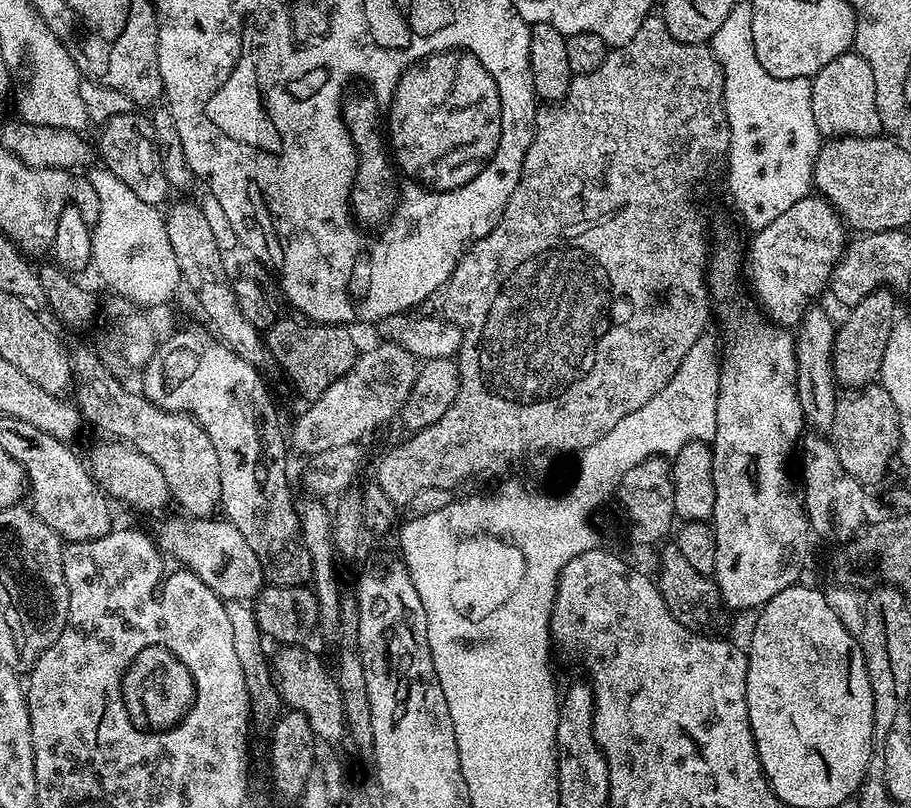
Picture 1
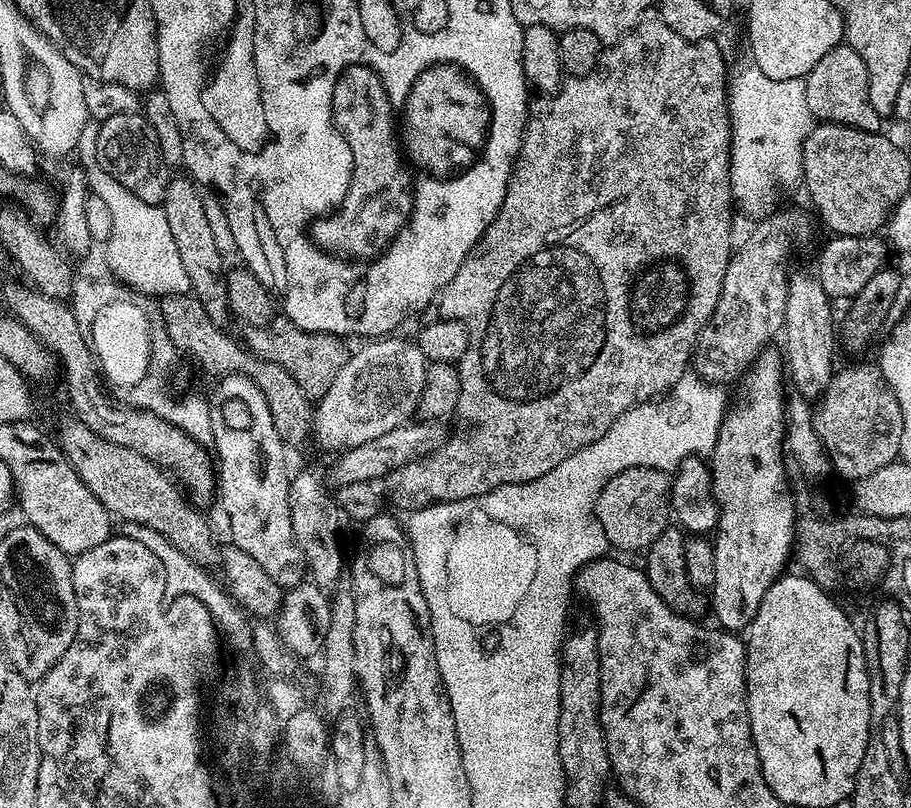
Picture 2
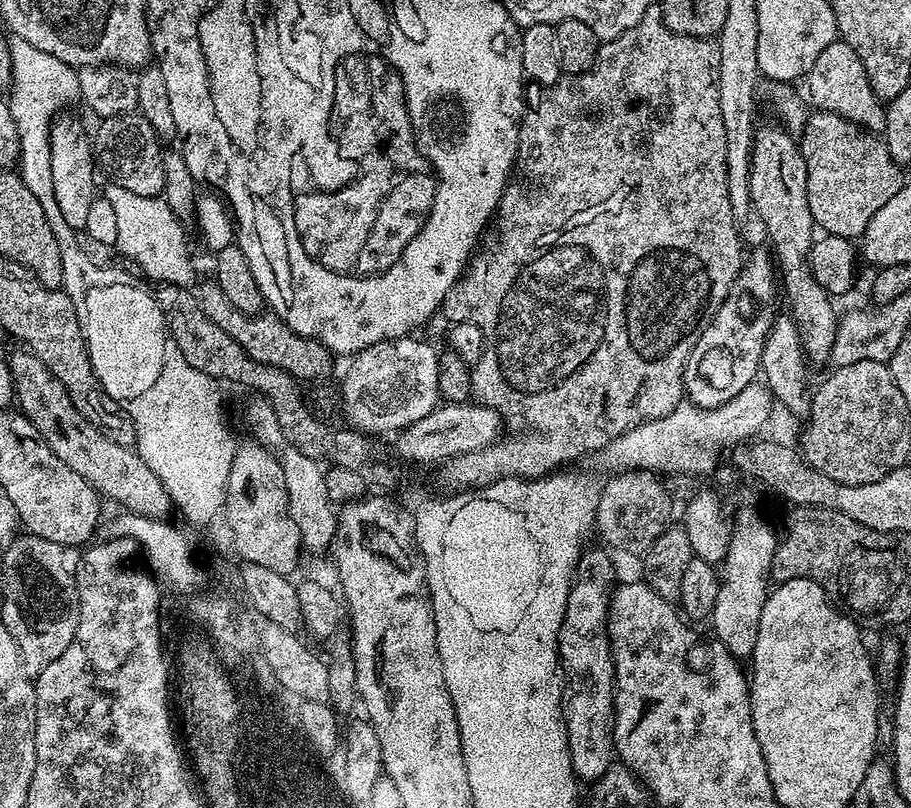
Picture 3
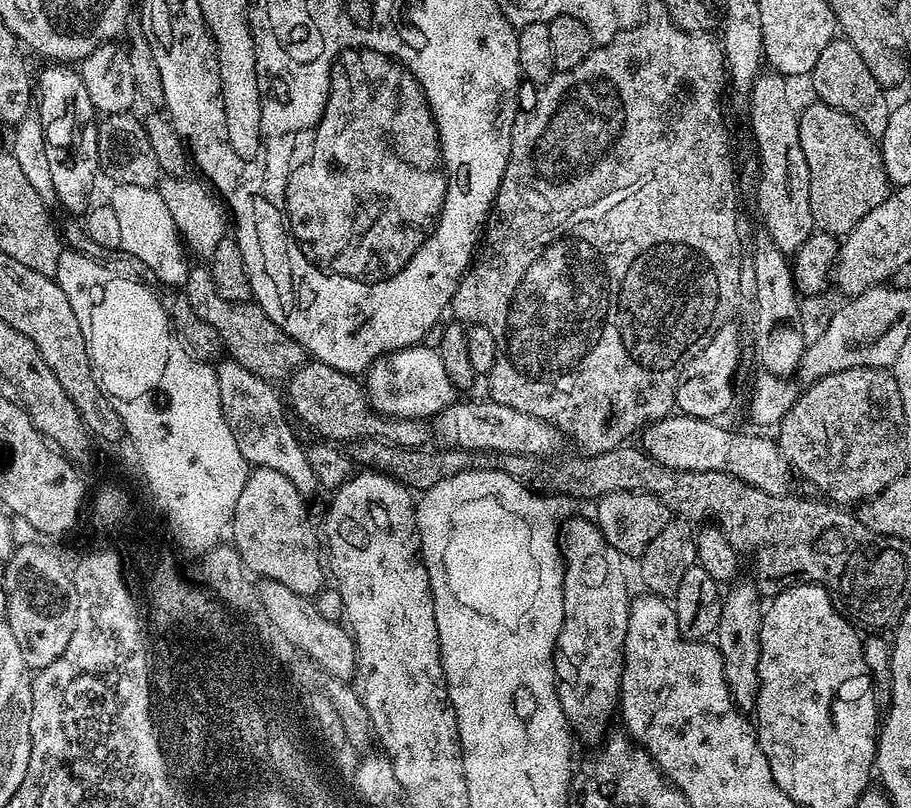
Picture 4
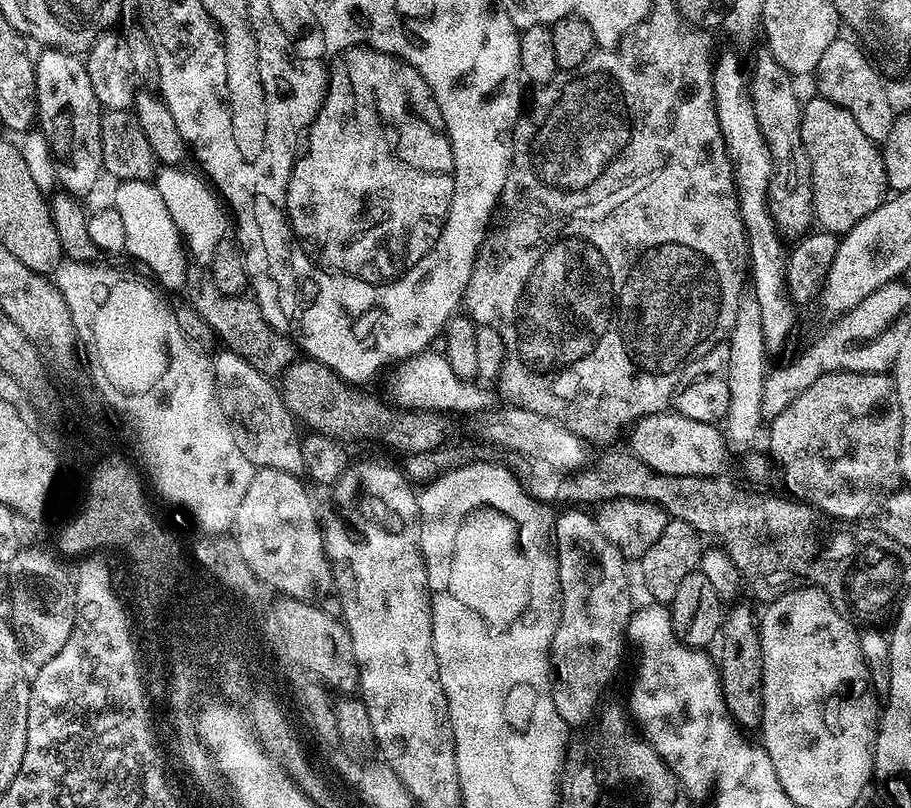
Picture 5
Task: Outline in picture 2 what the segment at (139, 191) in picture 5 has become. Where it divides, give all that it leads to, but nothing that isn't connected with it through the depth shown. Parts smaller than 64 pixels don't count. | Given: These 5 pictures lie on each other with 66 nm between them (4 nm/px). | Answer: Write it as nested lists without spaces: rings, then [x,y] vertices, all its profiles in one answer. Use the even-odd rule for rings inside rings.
[[[88,154],[82,171],[88,182],[89,193],[106,202],[108,235],[103,247],[105,246],[104,256],[108,259],[108,272],[121,284],[145,297],[161,298],[191,293],[190,277],[182,266],[182,257],[174,243],[174,234],[170,234],[163,207],[142,202],[142,198],[130,194],[126,186],[120,185],[115,178],[110,178],[110,174],[98,166],[95,155]]]

